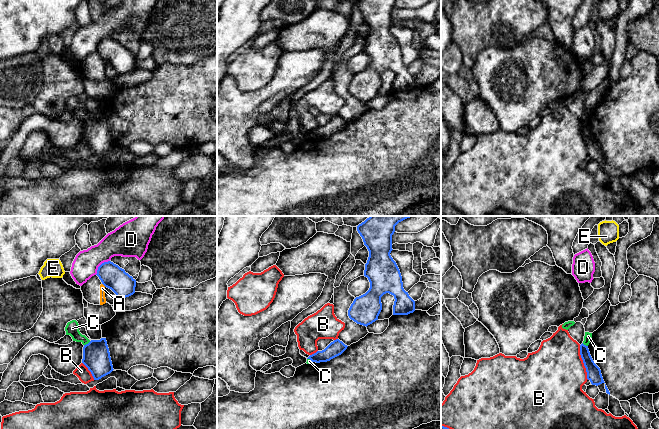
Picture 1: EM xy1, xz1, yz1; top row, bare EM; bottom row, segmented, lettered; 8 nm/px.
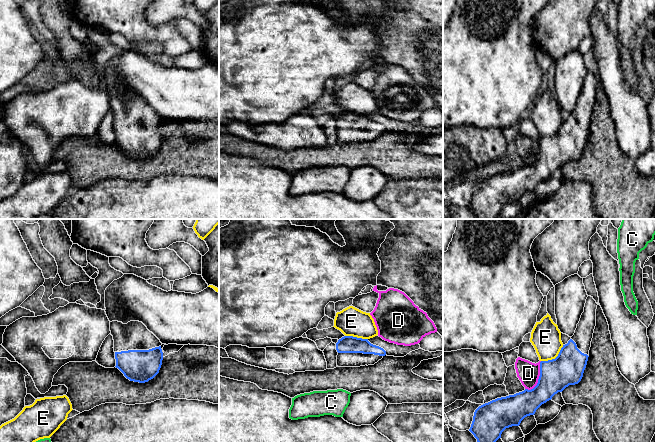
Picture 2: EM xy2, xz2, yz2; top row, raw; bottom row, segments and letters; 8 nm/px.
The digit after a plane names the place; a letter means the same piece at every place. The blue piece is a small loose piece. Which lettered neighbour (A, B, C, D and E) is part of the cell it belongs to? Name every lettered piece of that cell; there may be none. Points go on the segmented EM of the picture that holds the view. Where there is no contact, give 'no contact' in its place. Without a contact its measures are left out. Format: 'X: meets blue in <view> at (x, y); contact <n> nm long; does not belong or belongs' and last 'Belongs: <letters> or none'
A: meets blue in xy1 at (104, 285); contact 40 nm long; does not belong
B: meets blue in yz1 at (583, 362); contact 280 nm long; does not belong
C: meets blue in xy1 at (88, 343); contact 70 nm long; does not belong
D: meets blue in yz2 at (539, 378); contact 260 nm long; does not belong
E: meets blue in yz2 at (555, 358); contact 220 nm long; does not belong
Belongs: none

